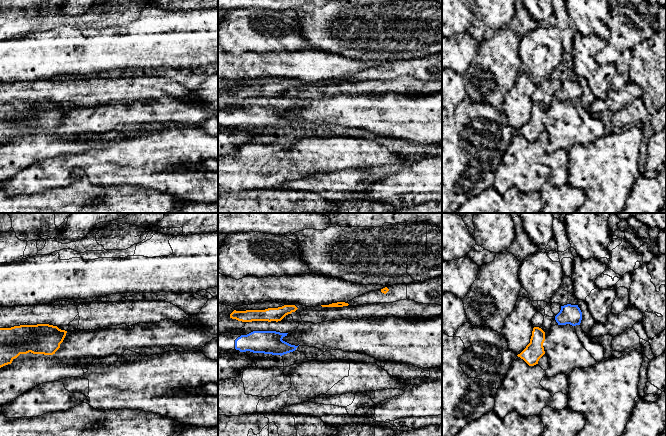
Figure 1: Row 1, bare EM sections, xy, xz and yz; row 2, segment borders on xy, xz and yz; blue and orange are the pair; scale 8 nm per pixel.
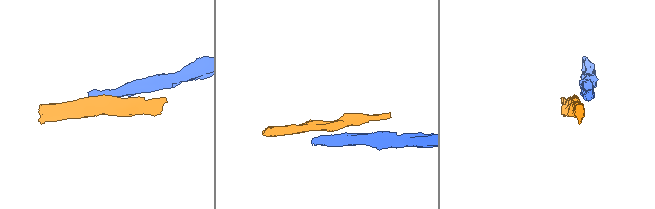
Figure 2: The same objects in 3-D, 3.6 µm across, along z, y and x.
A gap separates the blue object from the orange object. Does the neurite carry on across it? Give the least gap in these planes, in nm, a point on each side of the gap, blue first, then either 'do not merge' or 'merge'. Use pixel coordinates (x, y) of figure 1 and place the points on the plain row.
80 nm | xz (268, 107), (268, 97) | do not merge

